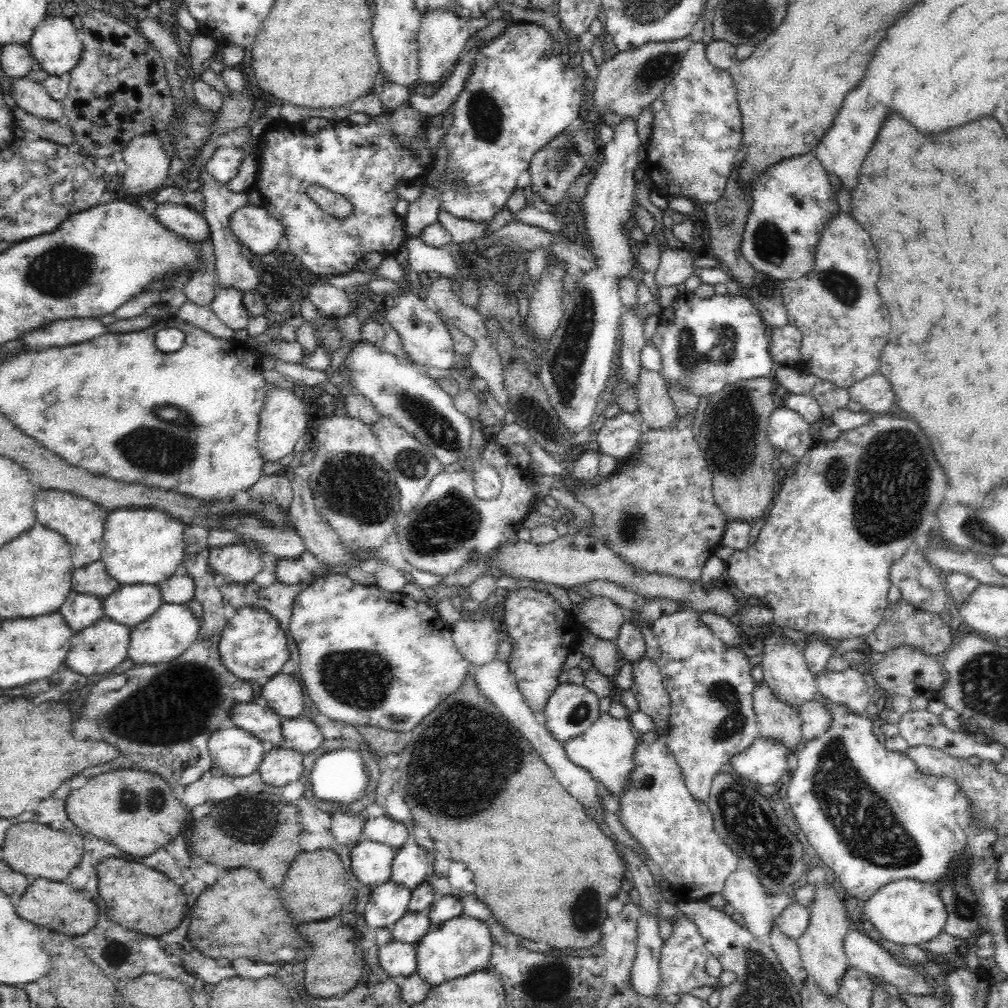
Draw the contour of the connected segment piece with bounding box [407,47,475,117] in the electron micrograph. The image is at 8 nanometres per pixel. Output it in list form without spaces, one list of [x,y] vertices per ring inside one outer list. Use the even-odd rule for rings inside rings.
[[[467,47],[458,57],[456,64],[448,78],[448,84],[438,88],[434,95],[427,96],[411,90],[408,94],[409,104],[426,116],[436,116],[445,114],[450,104],[454,104],[456,96],[462,90],[466,77],[470,74],[472,68],[472,59],[474,56],[472,47]]]

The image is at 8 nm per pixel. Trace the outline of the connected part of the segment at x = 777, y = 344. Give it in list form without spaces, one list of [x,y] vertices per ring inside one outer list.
[[[791,324],[772,327],[769,342],[771,358],[781,366],[799,367],[801,354],[801,332]]]

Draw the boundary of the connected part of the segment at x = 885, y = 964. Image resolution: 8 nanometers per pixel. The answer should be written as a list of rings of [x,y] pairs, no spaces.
[[[854,925],[843,944],[848,965],[869,976],[884,978],[888,984],[893,984],[910,996],[923,997],[928,992],[924,978],[909,966],[896,962],[890,952],[878,943]]]

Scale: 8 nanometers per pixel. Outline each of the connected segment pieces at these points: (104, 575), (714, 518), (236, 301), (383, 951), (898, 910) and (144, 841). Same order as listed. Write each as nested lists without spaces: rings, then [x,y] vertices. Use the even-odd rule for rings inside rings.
[[[98,560],[85,566],[82,570],[74,570],[72,580],[76,582],[76,593],[87,594],[98,599],[107,597],[113,593],[120,584],[107,573],[105,564]]]
[[[696,411],[687,415],[677,414],[668,428],[645,431],[637,447],[636,464],[624,464],[614,476],[604,479],[600,484],[577,484],[573,494],[590,511],[591,526],[604,546],[620,554],[624,564],[637,572],[687,580],[690,585],[699,583],[702,568],[721,546],[726,524],[729,522],[729,518],[714,500],[713,470],[706,461],[702,444],[694,435],[696,419]]]
[[[218,287],[211,302],[214,313],[224,324],[232,329],[246,330],[250,324],[251,313],[242,302],[243,292],[234,287]]]
[[[390,941],[377,950],[378,961],[388,976],[410,976],[417,972],[415,944]]]
[[[900,879],[885,884],[864,902],[861,912],[882,939],[902,946],[926,945],[942,932],[947,915],[935,885],[916,879]]]
[[[116,769],[94,776],[86,786],[69,792],[65,802],[65,811],[72,824],[76,824],[78,833],[88,833],[96,838],[108,841],[132,856],[145,857],[158,848],[162,848],[182,832],[188,811],[183,802],[176,798],[173,787],[159,774],[146,769]]]

